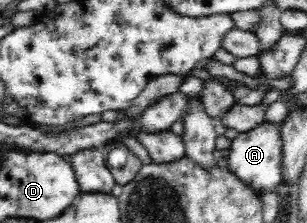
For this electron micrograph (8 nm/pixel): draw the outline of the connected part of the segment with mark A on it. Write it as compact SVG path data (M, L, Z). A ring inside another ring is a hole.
M262 123L253 130L239 133L231 141L230 154L227 156L227 169L238 177L239 182L247 186L251 192L264 193L274 190L282 180L282 141L279 126L272 123Z

